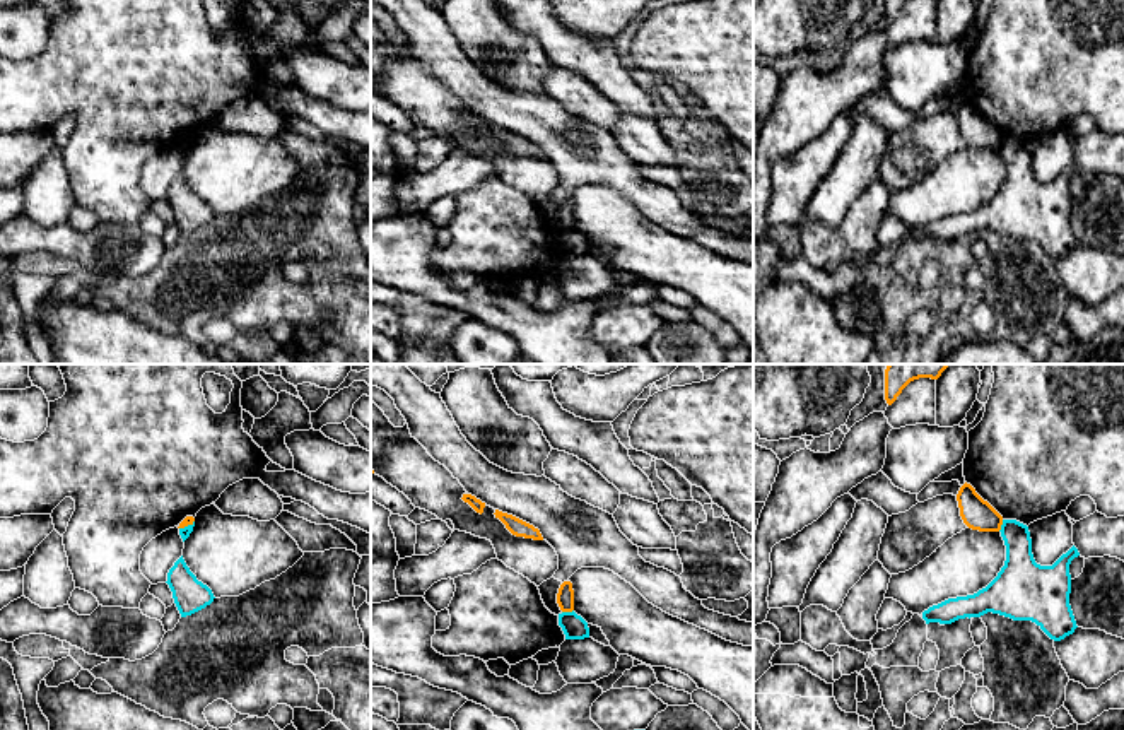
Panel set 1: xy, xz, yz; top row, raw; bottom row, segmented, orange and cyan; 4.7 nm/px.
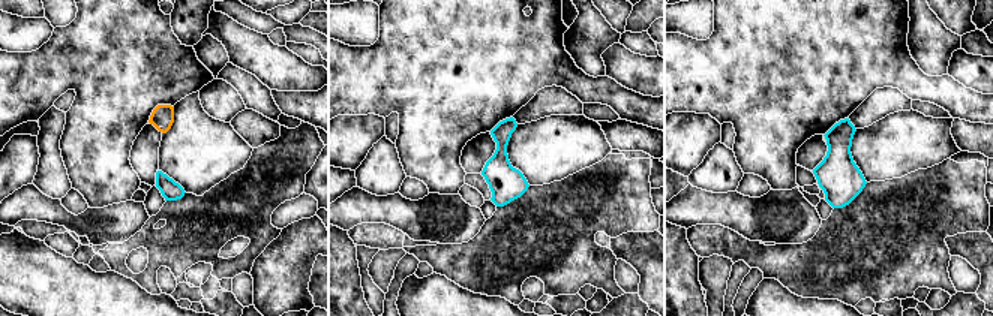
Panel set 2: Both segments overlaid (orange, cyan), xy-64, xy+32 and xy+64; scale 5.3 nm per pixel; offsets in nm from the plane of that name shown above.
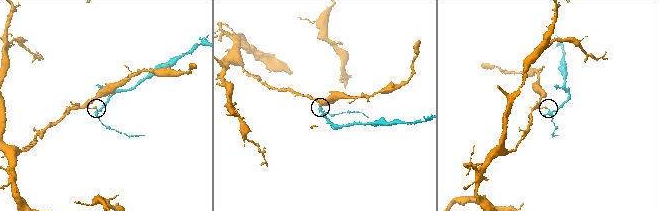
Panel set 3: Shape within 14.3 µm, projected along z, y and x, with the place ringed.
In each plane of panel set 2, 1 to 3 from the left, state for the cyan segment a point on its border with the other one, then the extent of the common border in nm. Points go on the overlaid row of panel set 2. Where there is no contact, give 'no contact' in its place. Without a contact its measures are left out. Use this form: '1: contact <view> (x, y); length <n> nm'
1: no contact
2: no contact
3: no contact

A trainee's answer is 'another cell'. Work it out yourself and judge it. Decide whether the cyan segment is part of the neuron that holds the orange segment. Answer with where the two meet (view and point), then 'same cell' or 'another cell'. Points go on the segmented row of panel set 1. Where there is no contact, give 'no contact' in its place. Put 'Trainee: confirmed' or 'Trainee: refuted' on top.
Trainee: confirmed
contact xz (567, 611); another cell

